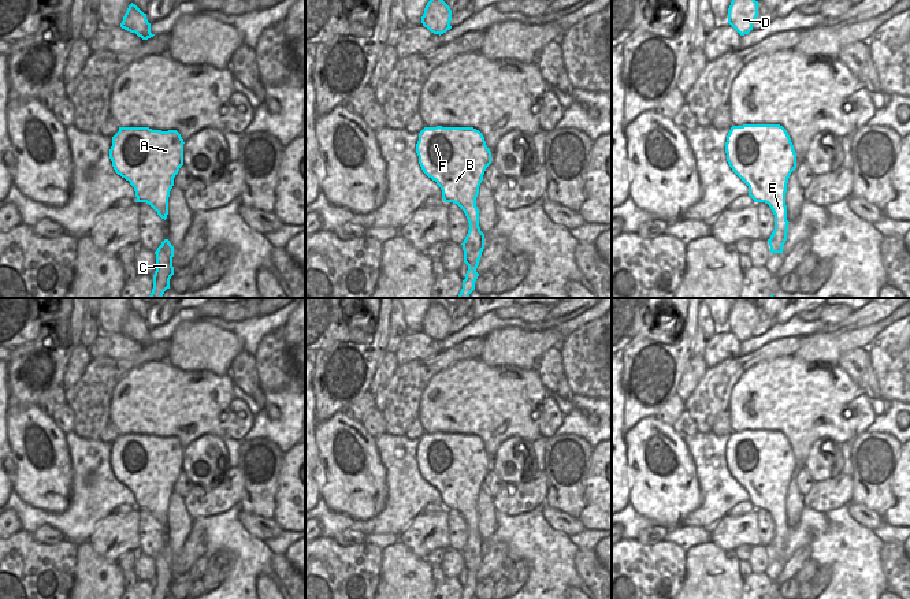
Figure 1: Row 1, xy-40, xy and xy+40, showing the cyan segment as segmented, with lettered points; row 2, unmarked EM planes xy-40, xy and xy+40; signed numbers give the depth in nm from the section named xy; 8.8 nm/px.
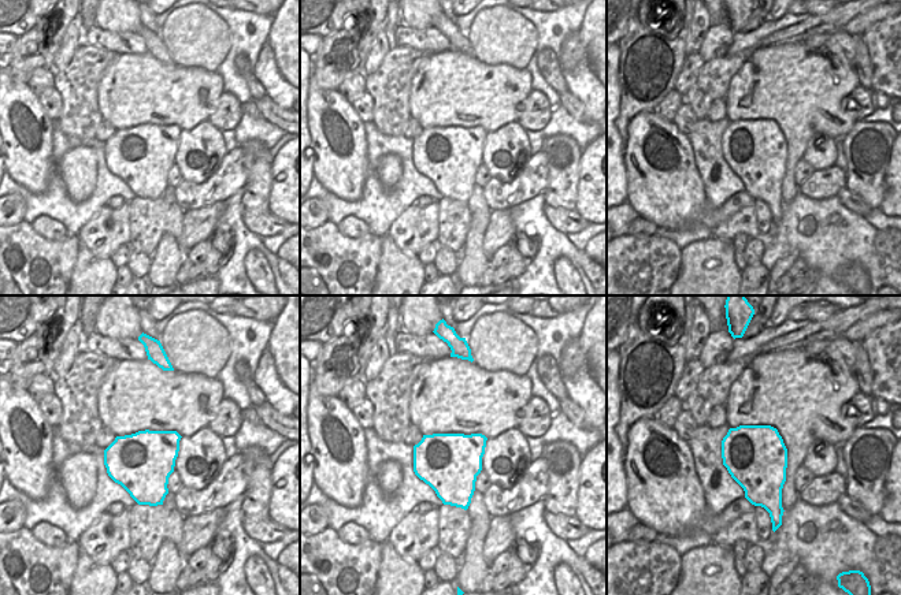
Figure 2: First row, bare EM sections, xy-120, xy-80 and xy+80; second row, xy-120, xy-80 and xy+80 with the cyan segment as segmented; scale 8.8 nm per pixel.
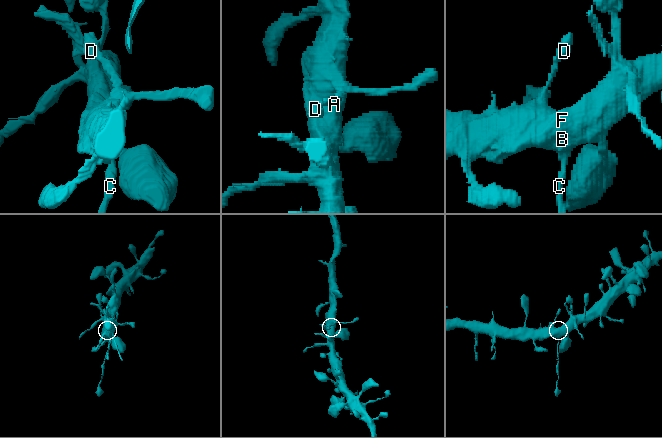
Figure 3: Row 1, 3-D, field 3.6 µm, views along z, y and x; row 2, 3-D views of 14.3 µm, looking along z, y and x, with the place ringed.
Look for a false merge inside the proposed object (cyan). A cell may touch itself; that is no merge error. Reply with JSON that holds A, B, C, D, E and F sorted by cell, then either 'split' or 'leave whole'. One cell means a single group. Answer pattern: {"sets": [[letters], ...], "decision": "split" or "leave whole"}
{"sets": [["A", "B", "D", "E", "F"], ["C"]], "decision": "split"}

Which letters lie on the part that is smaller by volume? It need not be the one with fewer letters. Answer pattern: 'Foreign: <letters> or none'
Foreign: C

